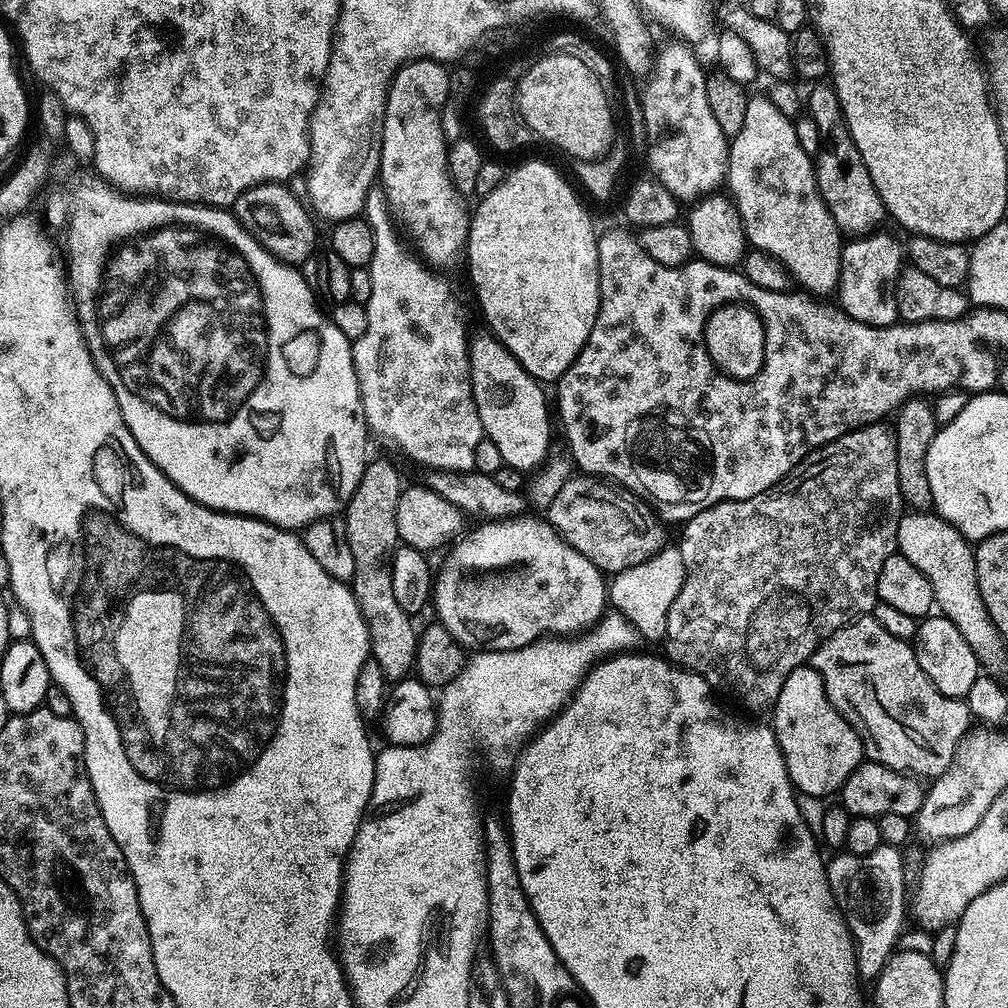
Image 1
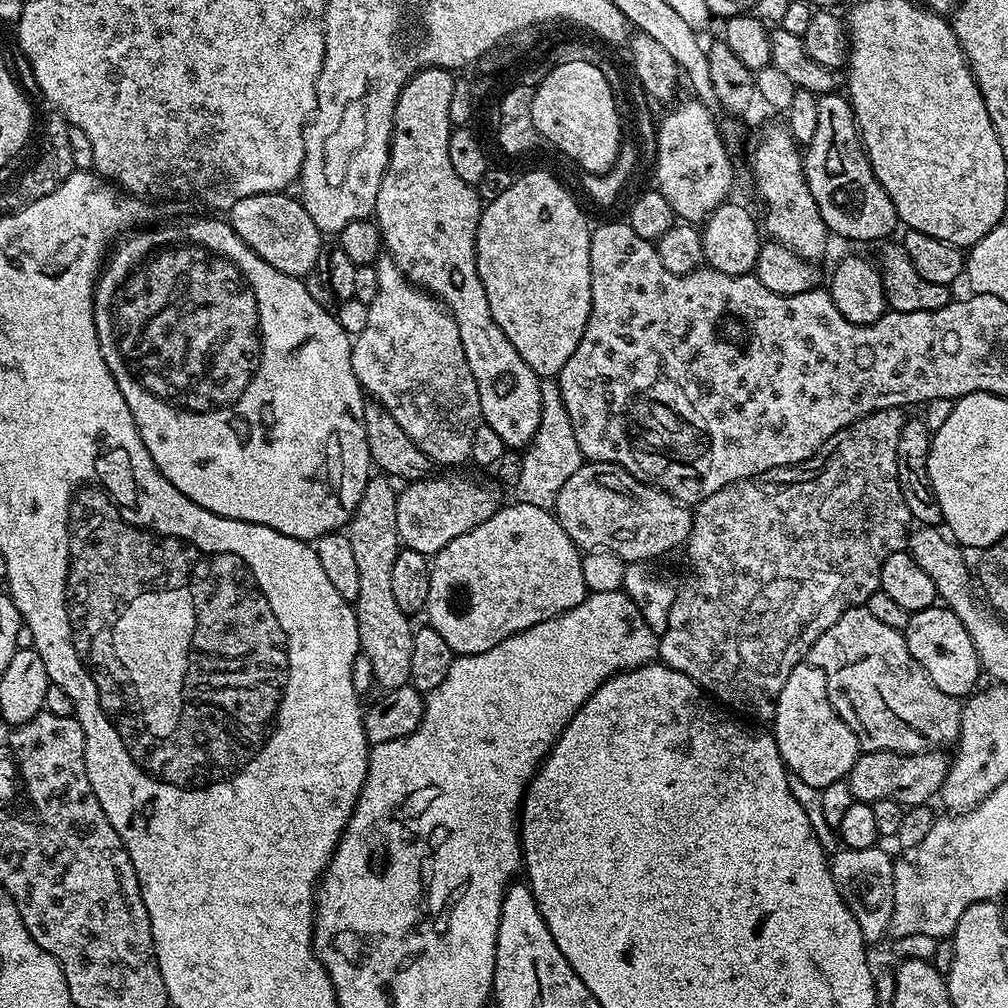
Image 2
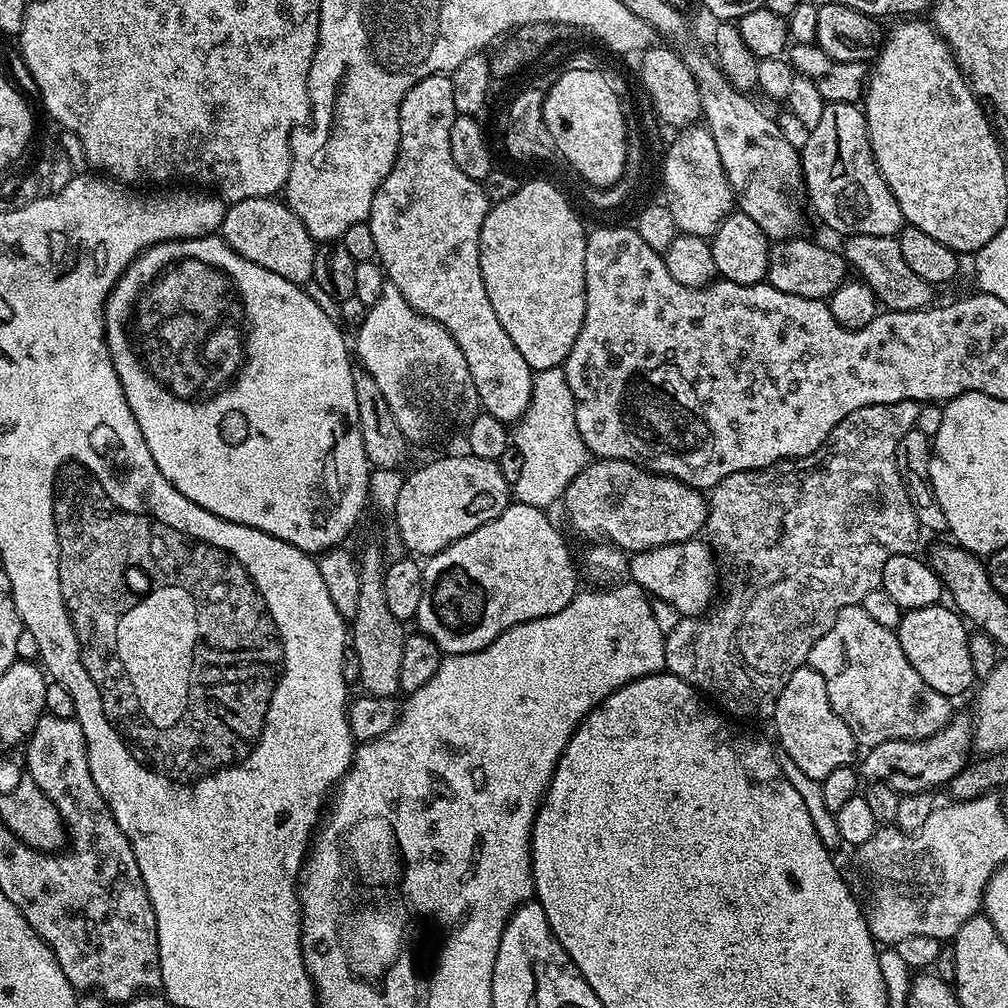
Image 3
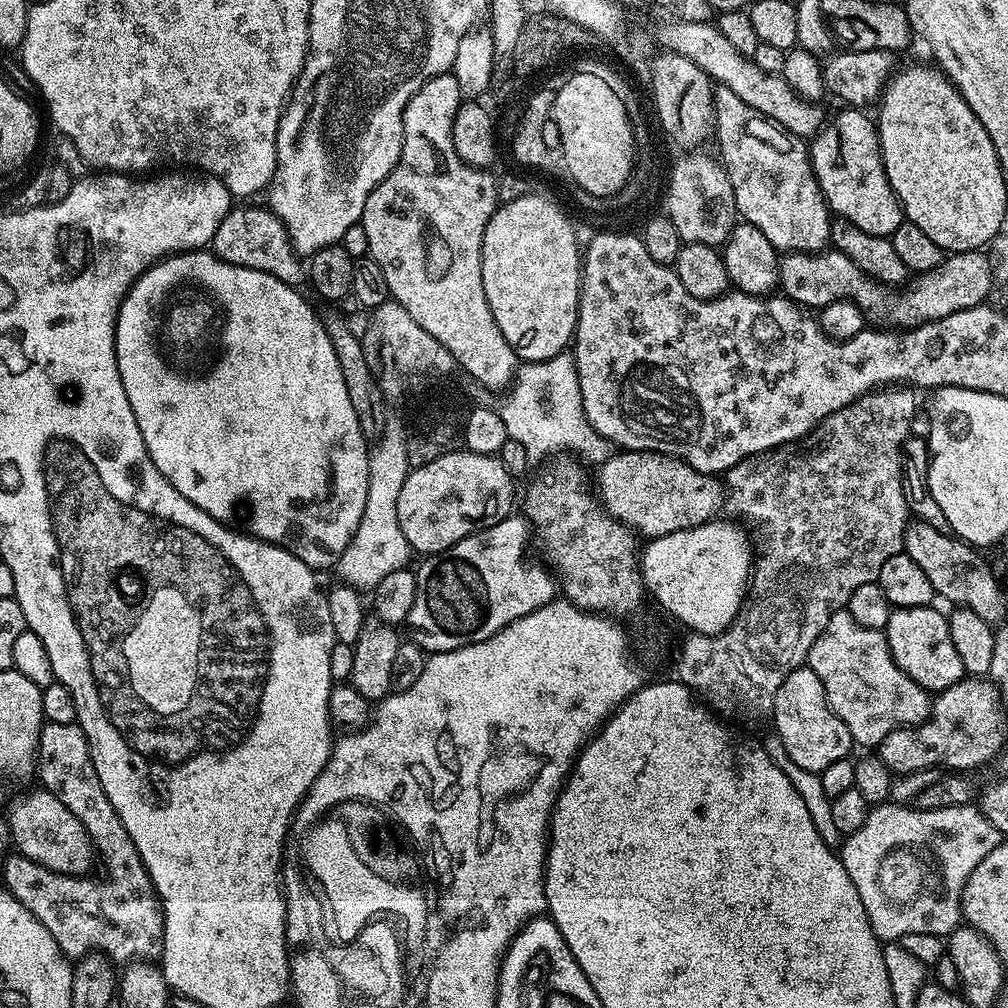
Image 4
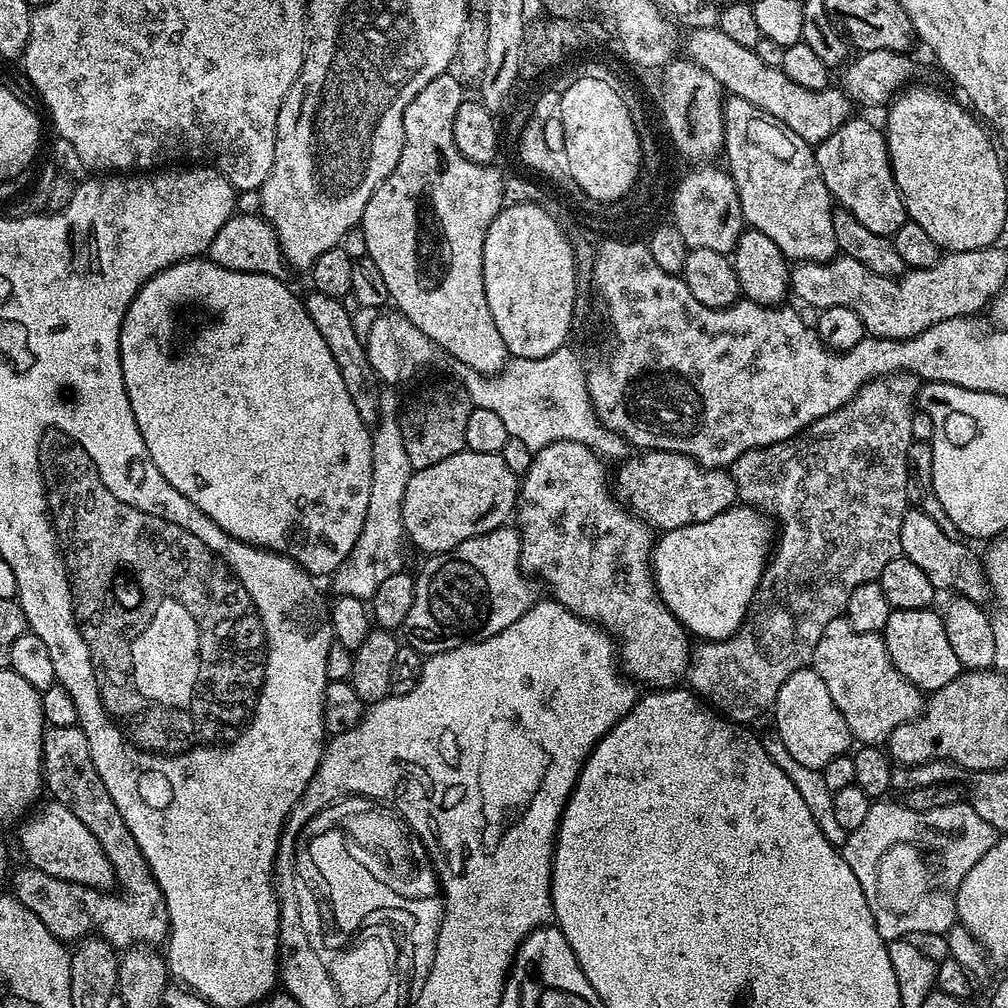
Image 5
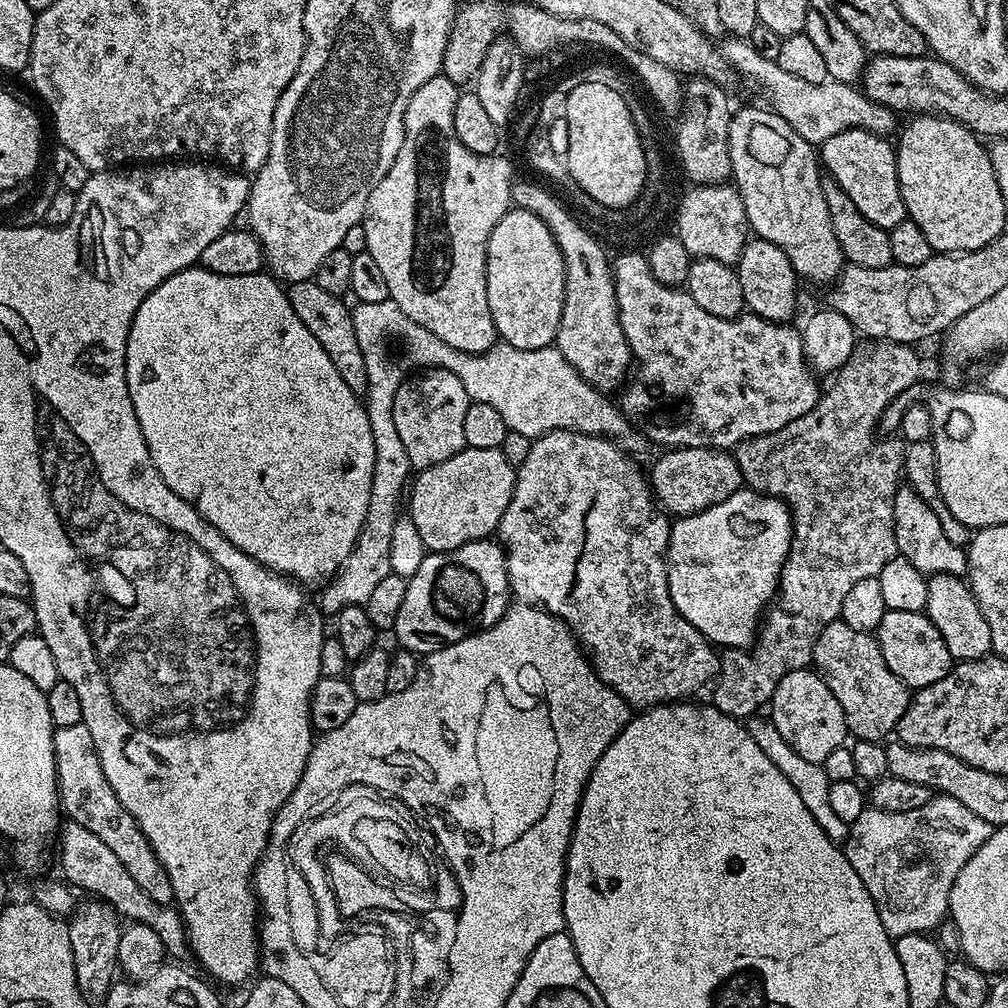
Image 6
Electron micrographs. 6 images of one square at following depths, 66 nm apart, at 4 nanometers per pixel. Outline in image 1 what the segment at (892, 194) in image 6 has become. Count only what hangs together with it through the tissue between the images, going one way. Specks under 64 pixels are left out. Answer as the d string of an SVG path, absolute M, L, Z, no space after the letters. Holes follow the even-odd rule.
M828 82L817 83L813 88L816 89L806 96L806 112L814 118L820 139L820 148L814 157L816 185L841 233L871 234L886 220L884 203L878 190L874 190L870 170L866 170L866 162L862 162L862 154L858 154L854 138L850 138L836 89Z

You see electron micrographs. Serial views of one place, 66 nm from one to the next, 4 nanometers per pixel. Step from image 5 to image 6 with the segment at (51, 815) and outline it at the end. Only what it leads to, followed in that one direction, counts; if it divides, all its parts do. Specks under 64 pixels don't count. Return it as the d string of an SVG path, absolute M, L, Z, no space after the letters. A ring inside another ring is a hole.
M70 820L59 831L57 846L58 862L63 874L61 877L73 889L85 888L88 894L103 900L111 908L115 908L125 921L150 926L150 930L154 930L154 934L162 938L162 946L169 957L180 958L176 956L187 957L189 955L188 930L184 926L184 918L180 915L180 909L154 902L146 894L146 890L142 890L142 886L138 886L134 878L130 878L130 872L126 870L126 866L118 861L114 850L111 850L102 838L98 838L96 834L91 833L76 821Z

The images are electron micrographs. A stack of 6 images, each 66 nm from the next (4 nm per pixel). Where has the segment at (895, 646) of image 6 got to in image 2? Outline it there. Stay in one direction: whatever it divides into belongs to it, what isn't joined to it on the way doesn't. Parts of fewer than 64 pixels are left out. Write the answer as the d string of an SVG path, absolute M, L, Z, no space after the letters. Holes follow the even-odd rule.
M933 606L913 612L909 615L908 624L902 631L914 662L922 666L930 682L934 682L934 686L938 686L942 694L964 698L977 687L976 679L982 676L982 669L978 654L974 650L974 642L970 642L966 626L958 622L958 616L949 608Z

